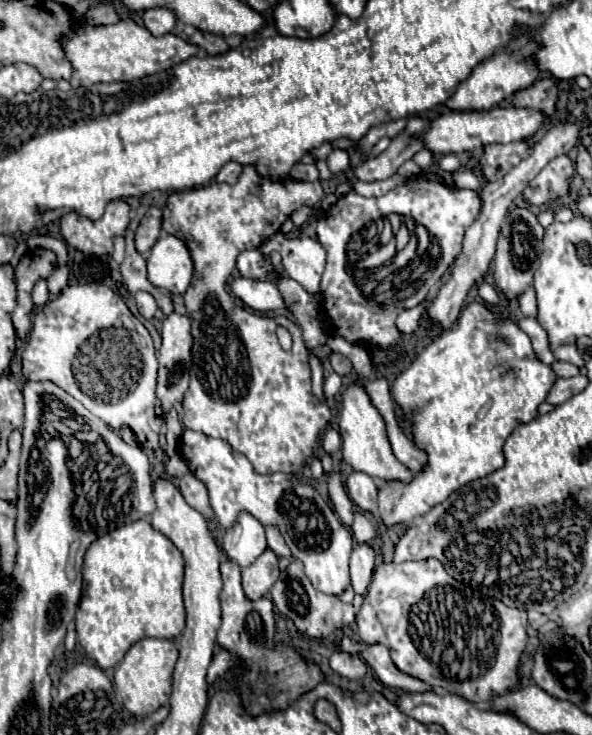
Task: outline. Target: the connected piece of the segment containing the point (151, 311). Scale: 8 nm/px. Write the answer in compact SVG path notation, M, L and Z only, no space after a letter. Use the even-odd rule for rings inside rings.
M137 293L135 295L135 303L139 307L139 313L145 317L145 319L153 319L155 313L157 313L157 303L155 299L149 295L149 293Z

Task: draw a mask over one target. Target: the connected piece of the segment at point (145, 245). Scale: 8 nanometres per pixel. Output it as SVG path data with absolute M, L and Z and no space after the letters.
M153 207L147 211L147 215L141 219L137 235L135 235L135 247L139 249L139 253L147 253L155 241L159 239L161 233L161 225L163 225L163 213L161 209Z

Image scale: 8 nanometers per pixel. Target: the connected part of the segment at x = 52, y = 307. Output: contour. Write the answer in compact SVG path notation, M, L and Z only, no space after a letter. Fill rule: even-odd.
M102 283L69 285L55 299L51 299L45 307L41 307L35 313L35 317L33 317L33 329L31 329L29 339L25 343L25 349L23 349L23 373L25 373L27 379L35 379L35 381L49 379L49 381L57 383L61 389L65 389L69 395L73 395L77 401L81 401L93 415L97 415L99 419L103 419L115 431L119 431L121 427L129 427L135 433L137 443L143 449L151 449L151 451L157 451L159 449L159 431L161 431L161 425L163 425L163 407L161 407L161 401L155 395L155 387L157 387L157 367L159 367L159 363L157 363L157 357L155 357L153 339L151 339L149 331L137 321L137 317L133 317L133 313L127 309L125 301L117 293L113 293L111 287L107 287L107 285L103 285Z

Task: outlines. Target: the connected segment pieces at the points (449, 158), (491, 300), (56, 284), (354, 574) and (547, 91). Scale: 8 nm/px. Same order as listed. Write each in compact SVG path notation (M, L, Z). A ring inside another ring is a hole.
M449 153L449 155L443 155L441 159L439 159L439 169L443 169L443 171L449 171L449 173L453 173L453 171L457 171L459 169L459 157L457 155L453 155L453 153Z
M488 283L481 284L478 288L478 295L486 305L497 308L497 303L499 302L499 294L494 286Z
M57 266L57 271L53 273L51 279L47 279L47 285L49 285L49 291L51 293L59 293L65 285L68 284L70 269L68 266Z
M357 545L351 553L351 587L355 593L365 595L367 587L373 579L373 565L375 565L375 553L369 545Z
M549 77L539 79L537 83L533 83L531 87L523 89L523 91L517 91L513 97L513 105L539 109L545 115L551 115L555 111L555 103L557 103L557 87L555 87L553 79L549 79Z

